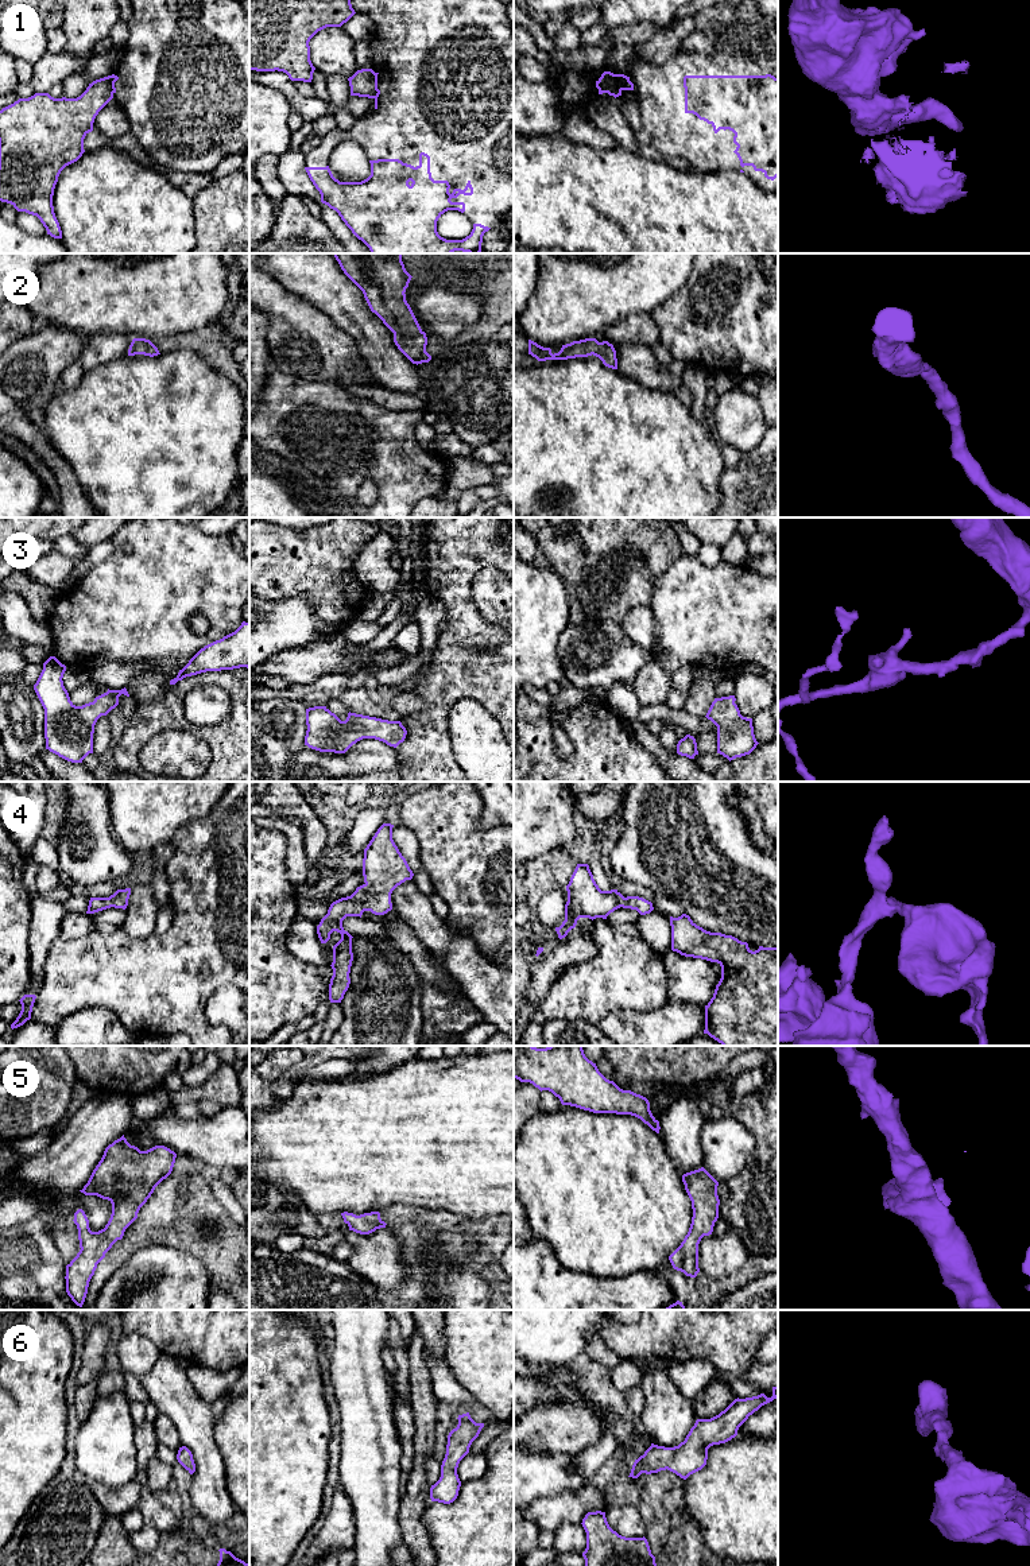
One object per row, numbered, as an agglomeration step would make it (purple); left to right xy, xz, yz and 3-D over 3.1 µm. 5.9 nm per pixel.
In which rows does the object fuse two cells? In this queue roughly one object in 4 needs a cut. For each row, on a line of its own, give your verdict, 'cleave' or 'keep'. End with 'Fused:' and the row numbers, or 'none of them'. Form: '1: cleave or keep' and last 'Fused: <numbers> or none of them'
1: cleave
2: keep
3: keep
4: keep
5: keep
6: keep
Fused: 1

